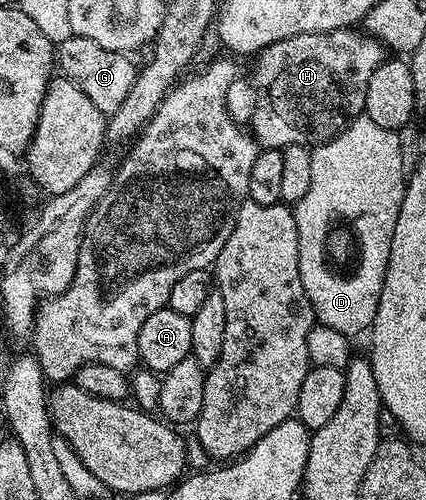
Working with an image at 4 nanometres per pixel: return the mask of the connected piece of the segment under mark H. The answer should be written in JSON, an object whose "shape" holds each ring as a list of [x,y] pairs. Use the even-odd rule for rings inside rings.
{"shape":[[[357,28],[303,32],[299,36],[279,40],[257,53],[252,59],[253,67],[246,74],[245,71],[238,73],[227,88],[225,108],[233,121],[242,128],[248,128],[254,139],[265,148],[330,142],[354,118],[362,117],[367,100],[367,80],[371,80],[371,72],[375,72],[386,58],[385,47]],[[273,114],[281,126],[273,126]]]}

